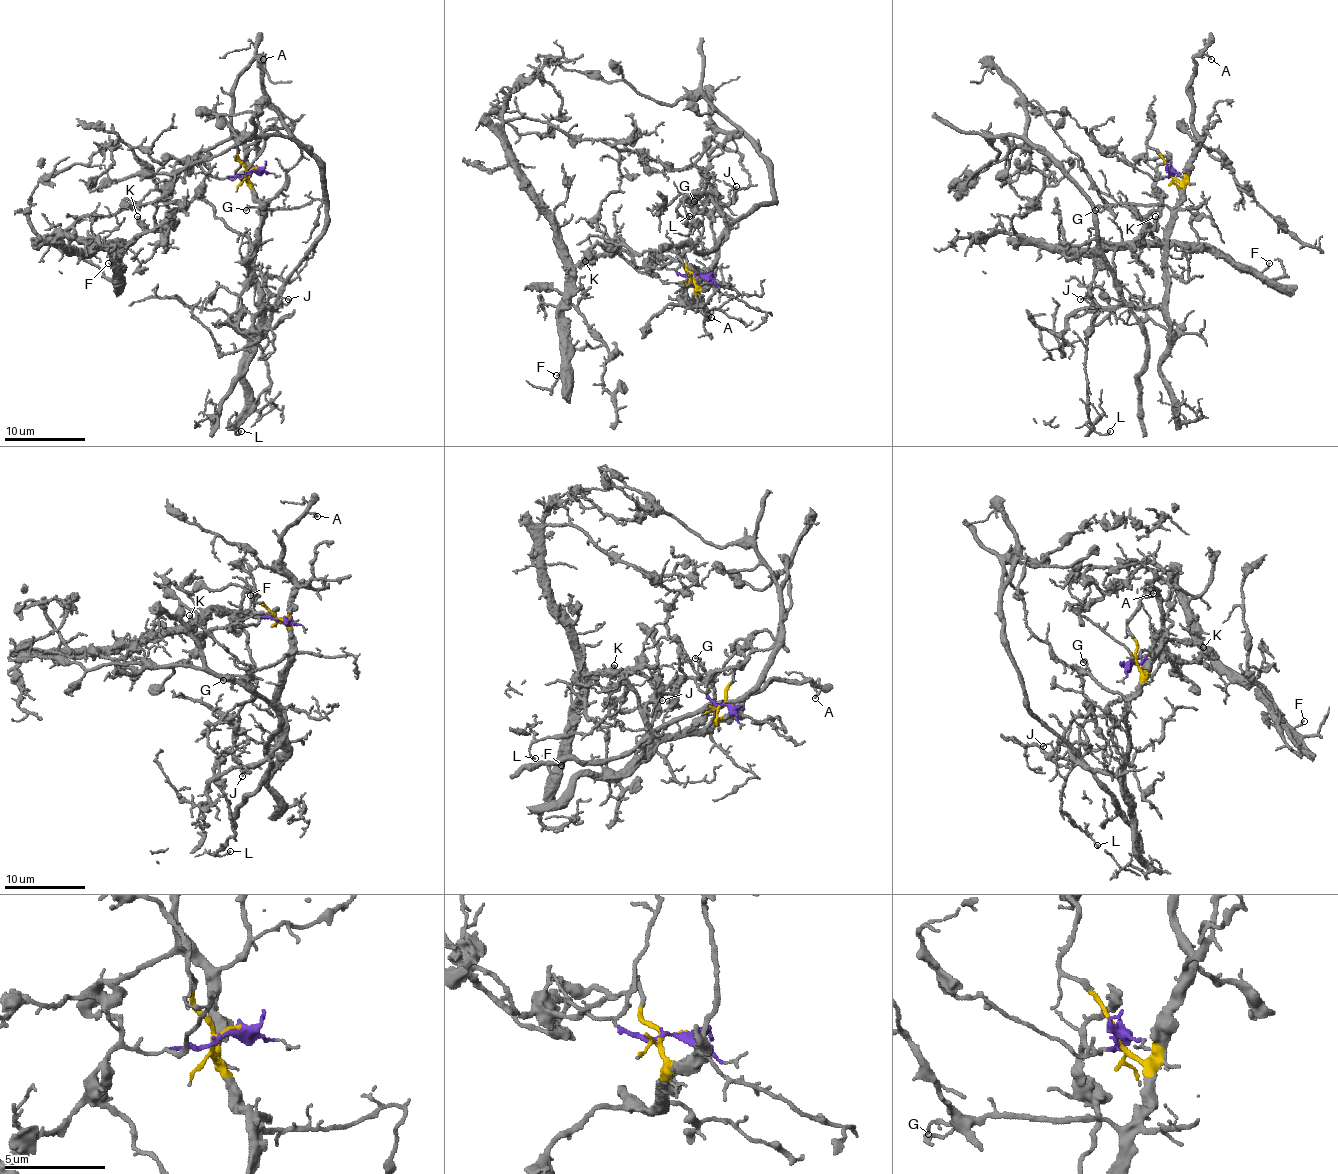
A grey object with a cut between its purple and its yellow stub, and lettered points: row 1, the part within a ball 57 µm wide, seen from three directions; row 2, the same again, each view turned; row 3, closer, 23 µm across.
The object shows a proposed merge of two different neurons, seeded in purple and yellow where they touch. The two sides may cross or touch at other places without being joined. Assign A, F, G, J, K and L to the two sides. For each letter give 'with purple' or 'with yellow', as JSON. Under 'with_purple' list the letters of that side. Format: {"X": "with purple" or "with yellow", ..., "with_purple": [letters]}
{"A": "with yellow", "F": "with purple", "G": "with yellow", "J": "with yellow", "K": "with purple", "L": "with purple", "with_purple": ["F", "K", "L"]}

